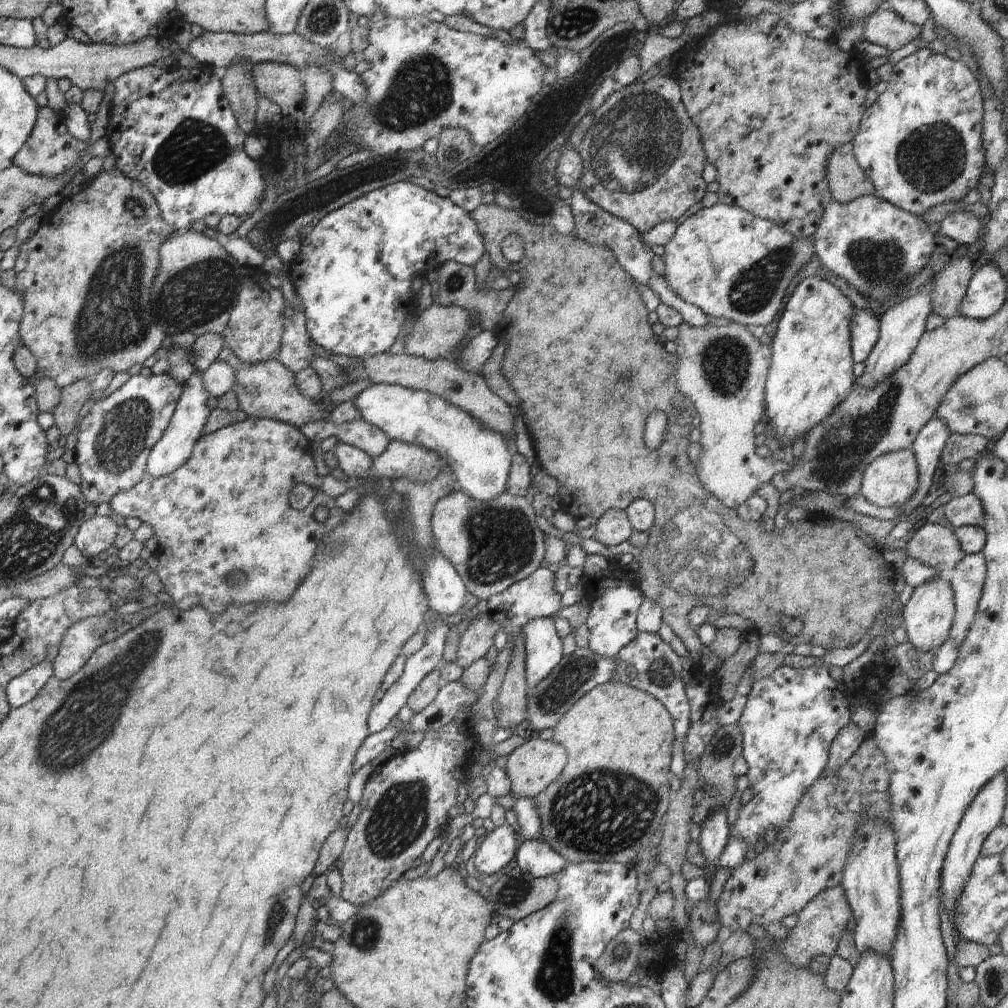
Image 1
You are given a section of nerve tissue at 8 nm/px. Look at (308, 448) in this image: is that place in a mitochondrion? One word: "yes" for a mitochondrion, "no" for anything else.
no

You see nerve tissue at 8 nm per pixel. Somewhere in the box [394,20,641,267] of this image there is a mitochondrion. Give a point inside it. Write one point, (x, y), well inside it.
(611, 49)

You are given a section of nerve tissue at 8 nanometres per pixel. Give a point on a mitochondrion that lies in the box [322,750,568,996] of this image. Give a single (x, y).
(397, 820)

